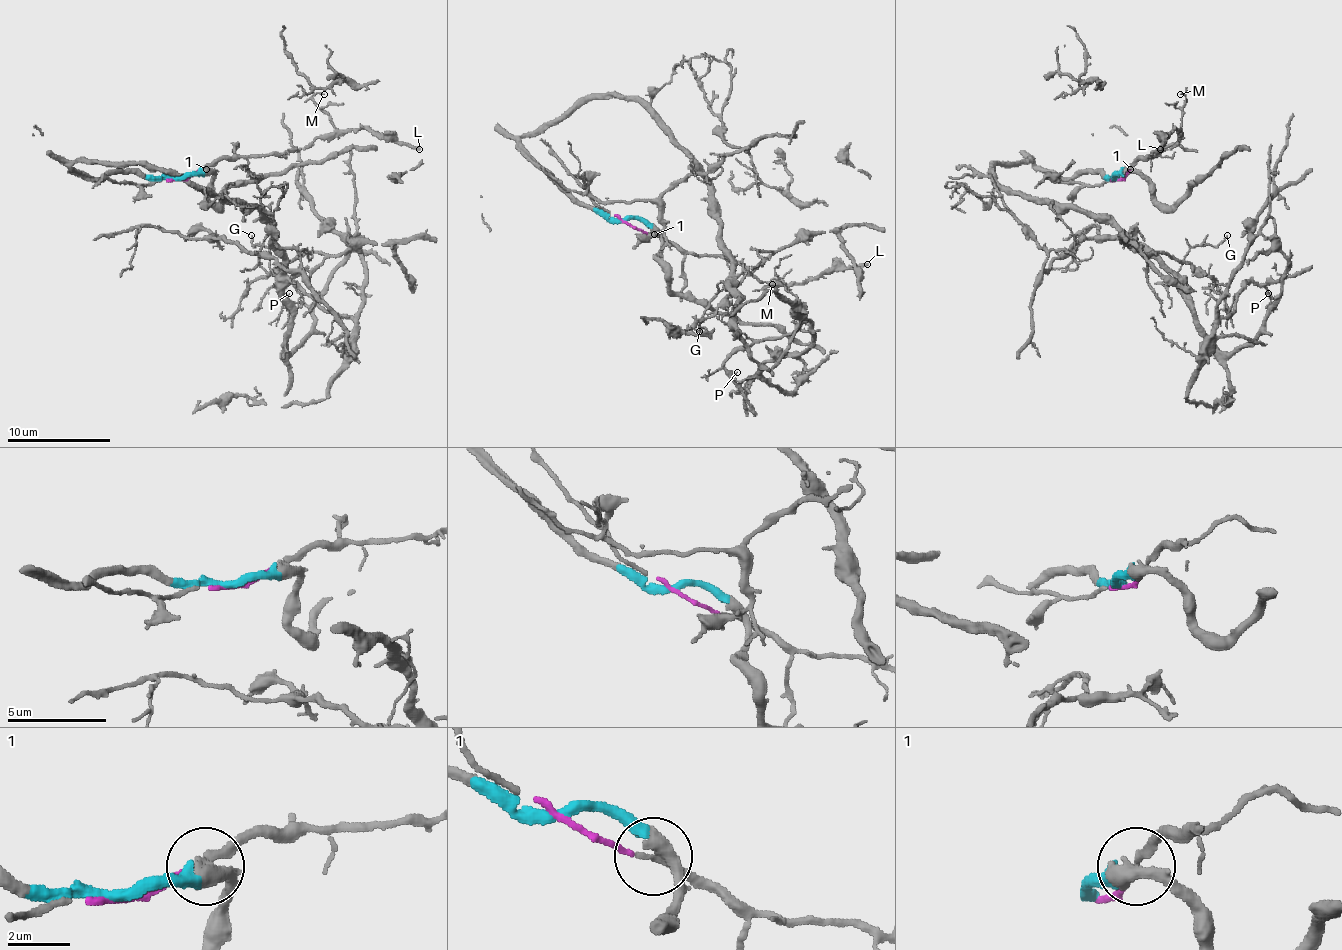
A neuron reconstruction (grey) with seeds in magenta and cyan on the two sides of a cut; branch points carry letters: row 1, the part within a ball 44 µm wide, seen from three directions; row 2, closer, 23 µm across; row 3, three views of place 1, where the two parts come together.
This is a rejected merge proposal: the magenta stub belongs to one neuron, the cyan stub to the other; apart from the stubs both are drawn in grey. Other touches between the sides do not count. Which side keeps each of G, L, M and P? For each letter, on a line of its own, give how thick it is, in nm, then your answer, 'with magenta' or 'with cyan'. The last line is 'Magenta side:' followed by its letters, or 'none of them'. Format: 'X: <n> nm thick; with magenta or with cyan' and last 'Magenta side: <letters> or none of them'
G: 110 nm thick; with cyan
L: 240 nm thick; with magenta
M: 80 nm thick; with magenta
P: 100 nm thick; with cyan
Magenta side: L, M

